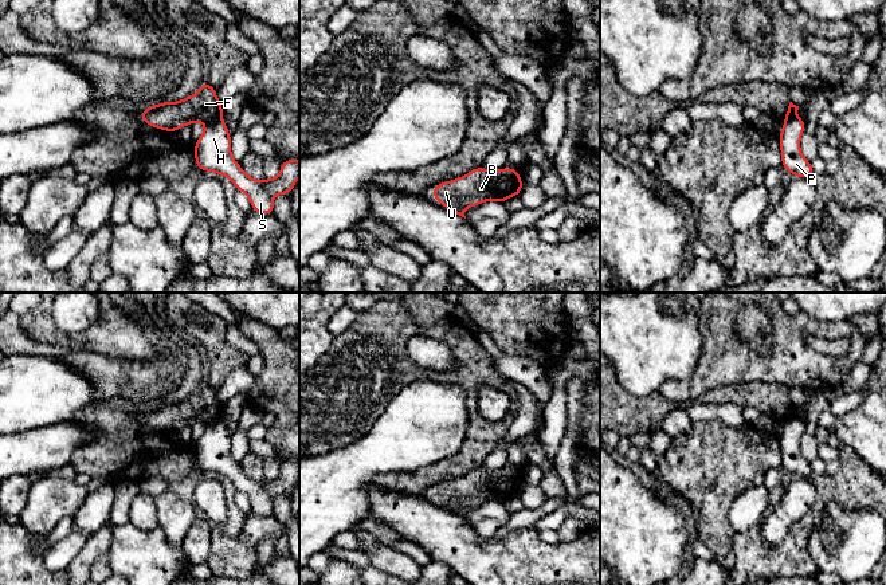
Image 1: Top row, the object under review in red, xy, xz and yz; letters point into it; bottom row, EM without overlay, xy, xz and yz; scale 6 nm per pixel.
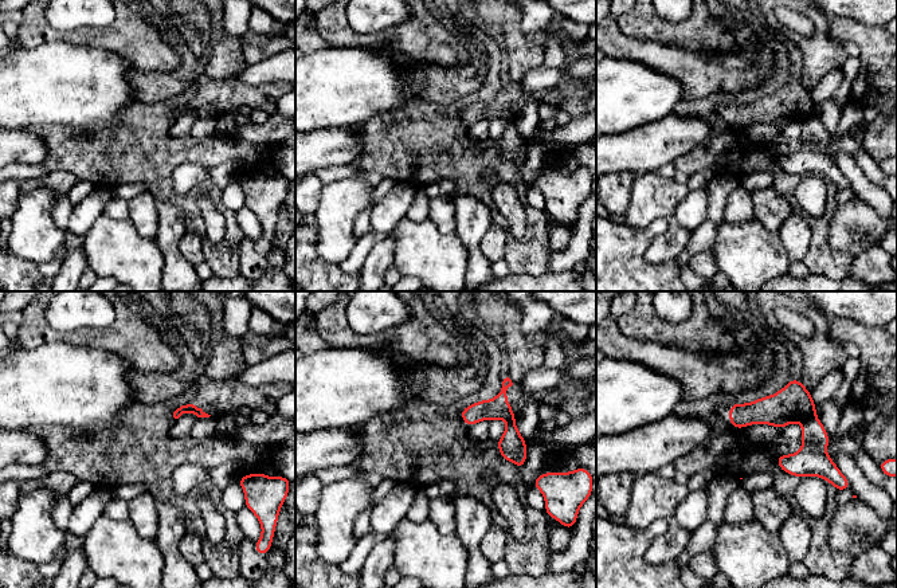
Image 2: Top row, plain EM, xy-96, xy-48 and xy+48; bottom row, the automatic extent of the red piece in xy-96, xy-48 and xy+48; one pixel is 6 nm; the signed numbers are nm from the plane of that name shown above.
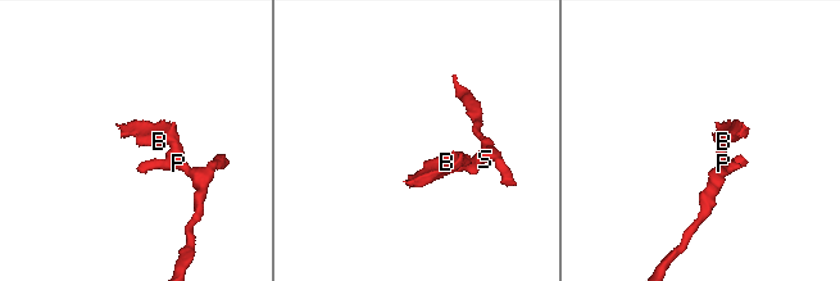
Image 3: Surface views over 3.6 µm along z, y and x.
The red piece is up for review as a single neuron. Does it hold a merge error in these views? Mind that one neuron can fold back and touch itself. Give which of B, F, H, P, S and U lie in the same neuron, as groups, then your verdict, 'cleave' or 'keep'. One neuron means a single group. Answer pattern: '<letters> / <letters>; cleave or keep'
B F U / H P S; cleave

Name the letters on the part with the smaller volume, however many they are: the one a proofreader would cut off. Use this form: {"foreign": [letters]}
{"foreign": ["B", "F", "U"]}

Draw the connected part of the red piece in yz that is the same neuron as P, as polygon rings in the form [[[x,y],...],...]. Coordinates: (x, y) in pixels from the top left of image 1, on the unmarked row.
[[[799,417],[785,420],[783,431],[779,436],[779,445],[781,449],[781,464],[785,471],[795,478],[809,479],[815,474],[815,470],[800,452],[800,439],[804,431],[804,420]]]

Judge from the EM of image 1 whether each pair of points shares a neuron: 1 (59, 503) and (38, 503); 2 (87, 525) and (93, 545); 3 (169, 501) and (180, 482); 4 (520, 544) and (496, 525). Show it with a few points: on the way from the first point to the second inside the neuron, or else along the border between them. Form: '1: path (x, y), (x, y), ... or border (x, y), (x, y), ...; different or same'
1: path (54, 503), (43, 503); same
2: border (109, 523), (87, 537); different
3: border (168, 490), (176, 495); different
4: border (471, 525), (481, 537), (493, 537); different

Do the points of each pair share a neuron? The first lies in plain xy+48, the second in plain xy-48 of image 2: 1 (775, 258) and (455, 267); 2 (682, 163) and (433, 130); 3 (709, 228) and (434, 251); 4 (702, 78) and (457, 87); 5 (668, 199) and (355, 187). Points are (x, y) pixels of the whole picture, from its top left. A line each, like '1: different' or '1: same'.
1: same
2: same
3: different
4: same
5: same

